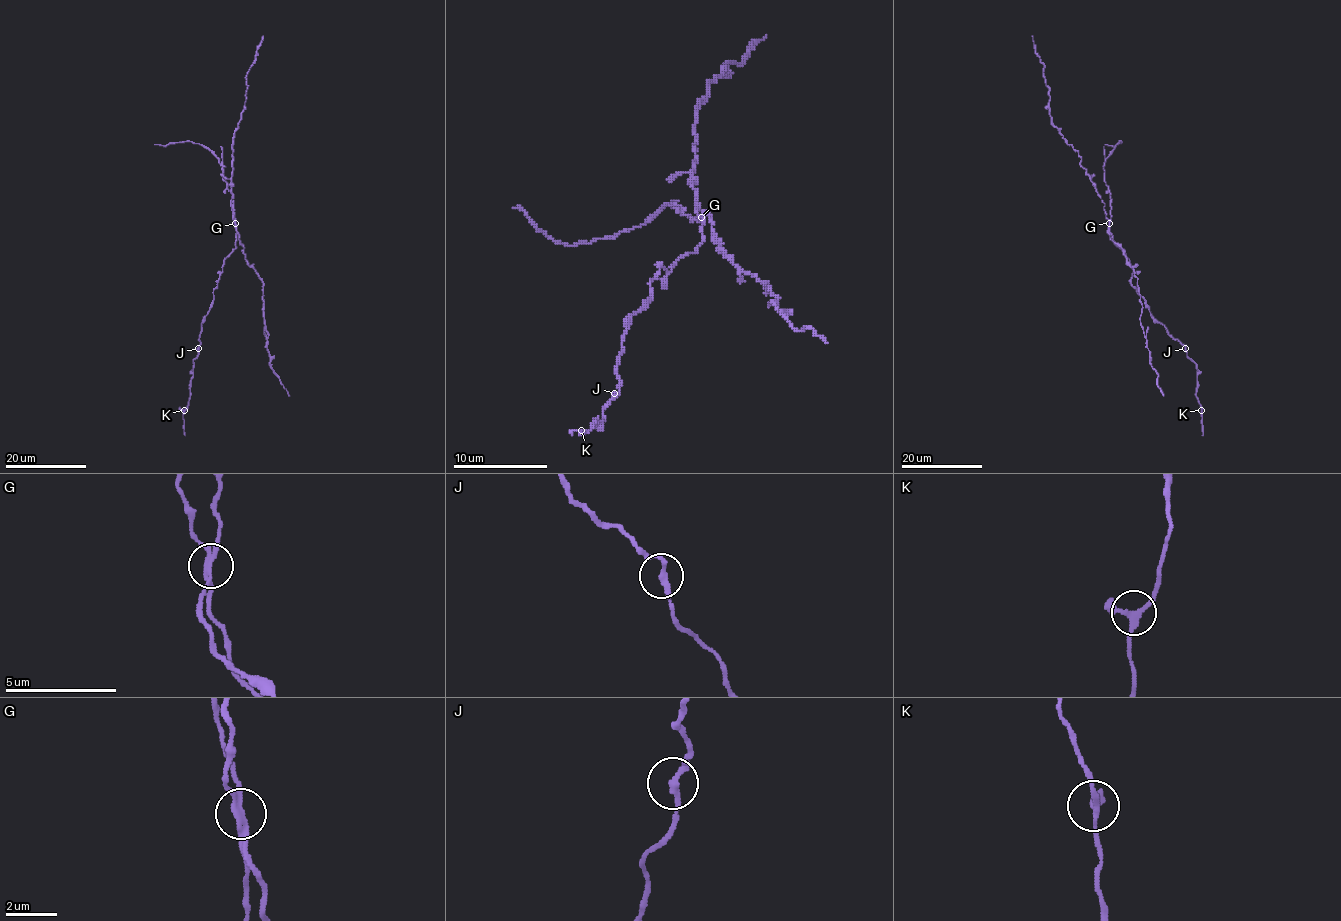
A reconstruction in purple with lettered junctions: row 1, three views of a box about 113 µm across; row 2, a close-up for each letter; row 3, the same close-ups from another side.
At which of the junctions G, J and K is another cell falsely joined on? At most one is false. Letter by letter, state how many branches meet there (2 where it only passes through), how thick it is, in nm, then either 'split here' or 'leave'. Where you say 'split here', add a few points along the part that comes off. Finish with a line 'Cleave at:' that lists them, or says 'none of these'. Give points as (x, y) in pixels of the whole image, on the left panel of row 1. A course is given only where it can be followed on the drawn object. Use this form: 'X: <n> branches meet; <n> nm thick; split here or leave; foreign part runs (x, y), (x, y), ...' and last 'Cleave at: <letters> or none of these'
G: 3 branches meet; 200 nm thick; split here; foreign part runs (235, 223), (245, 259), (263, 283), (270, 366), (289, 396)
J: 2 branches meet; 220 nm thick; leave
K: 3 branches meet; 200 nm thick; leave
Cleave at: G

